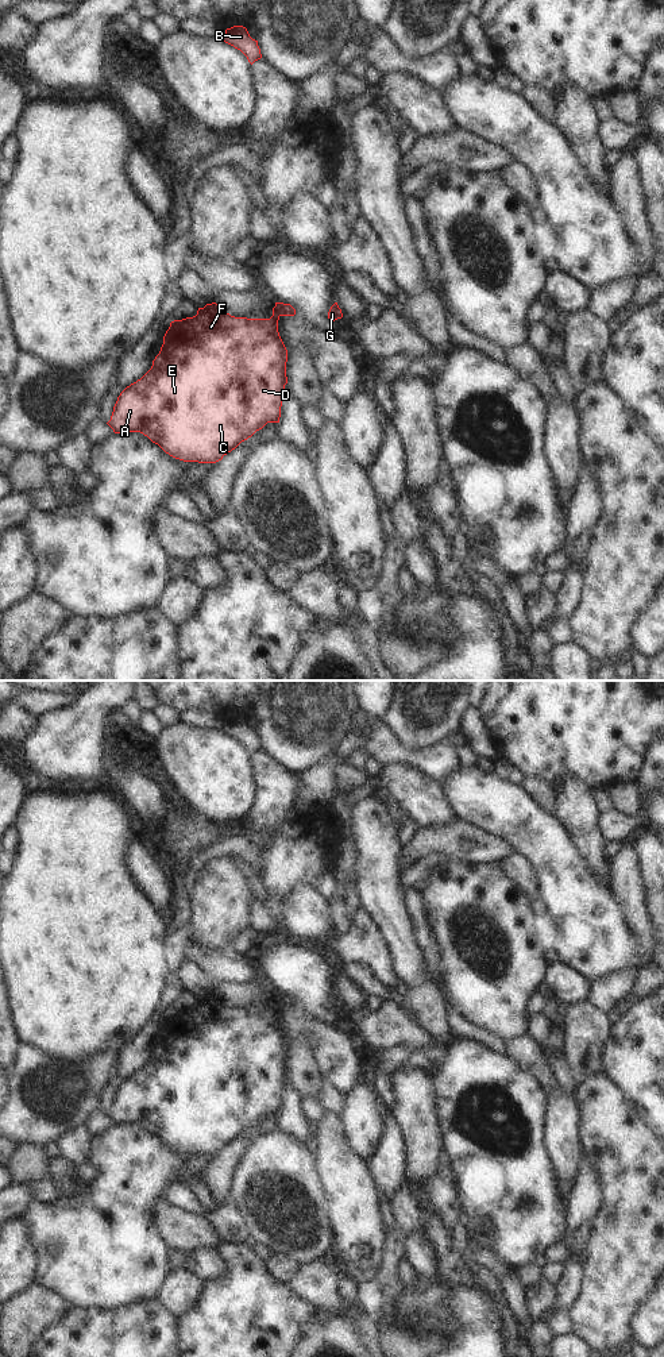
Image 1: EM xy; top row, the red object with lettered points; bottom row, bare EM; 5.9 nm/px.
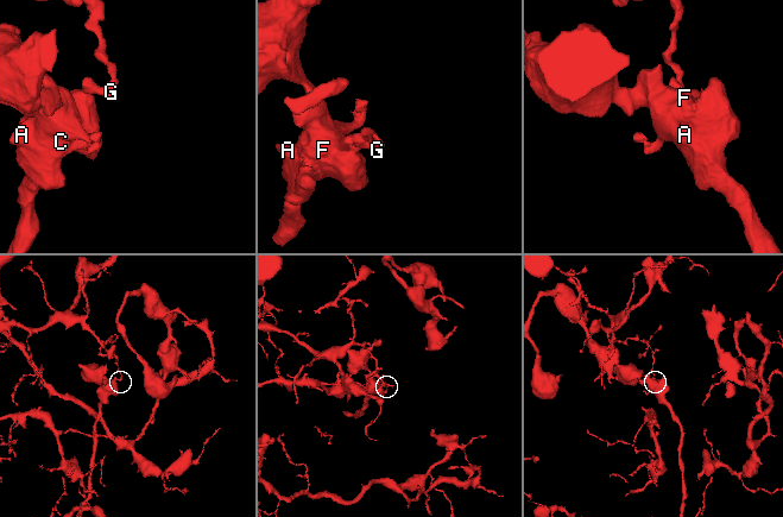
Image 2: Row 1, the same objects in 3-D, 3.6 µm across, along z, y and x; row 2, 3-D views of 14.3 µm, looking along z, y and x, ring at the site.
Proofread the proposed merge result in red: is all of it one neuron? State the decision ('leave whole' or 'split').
split

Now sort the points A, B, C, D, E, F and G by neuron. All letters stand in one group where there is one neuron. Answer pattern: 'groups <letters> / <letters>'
groups A C D E F / B G

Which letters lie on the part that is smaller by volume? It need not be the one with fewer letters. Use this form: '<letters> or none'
A, C, D, E, F.

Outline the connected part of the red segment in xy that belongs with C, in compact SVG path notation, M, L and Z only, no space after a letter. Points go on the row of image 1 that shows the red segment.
M216 302L198 308L197 315L170 323L151 369L127 386L107 423L115 433L140 432L170 456L184 462L216 463L267 423L279 423L285 397L287 350L278 332L279 316L235 317Z

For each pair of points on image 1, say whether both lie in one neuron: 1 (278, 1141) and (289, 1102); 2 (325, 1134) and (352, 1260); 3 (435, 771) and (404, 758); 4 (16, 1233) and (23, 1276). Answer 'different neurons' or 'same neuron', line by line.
1: different neurons
2: same neuron
3: same neuron
4: same neuron

